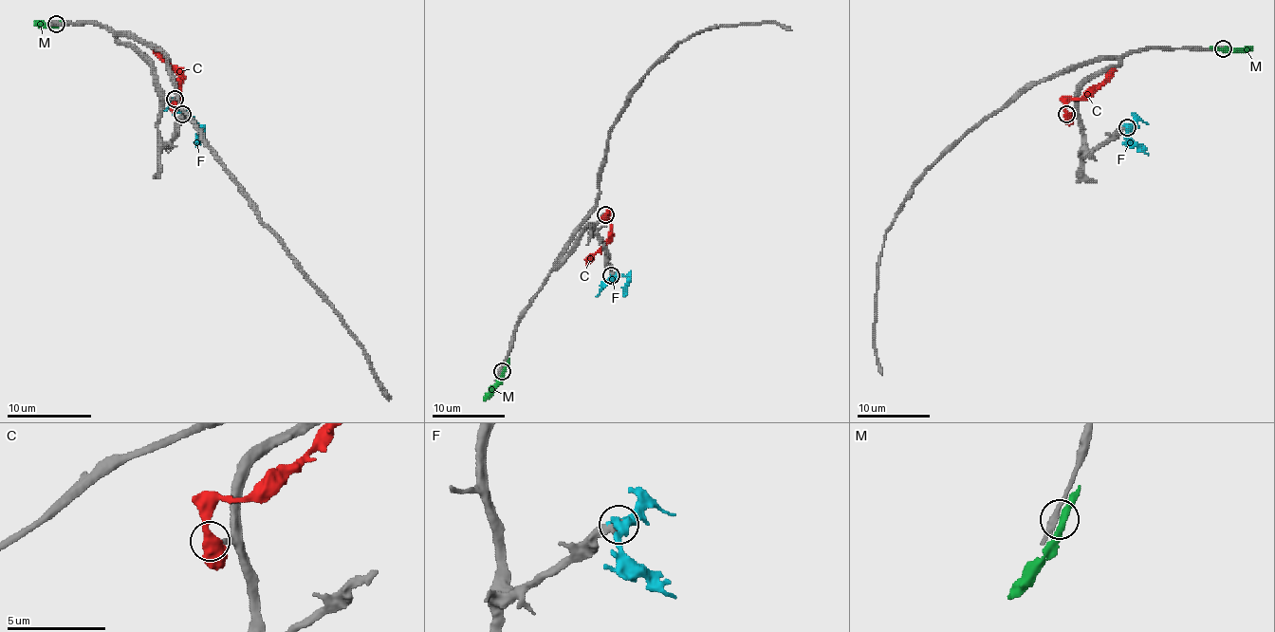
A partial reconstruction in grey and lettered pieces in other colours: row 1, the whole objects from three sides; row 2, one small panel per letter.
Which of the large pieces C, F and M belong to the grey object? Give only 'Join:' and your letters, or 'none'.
Join: F

